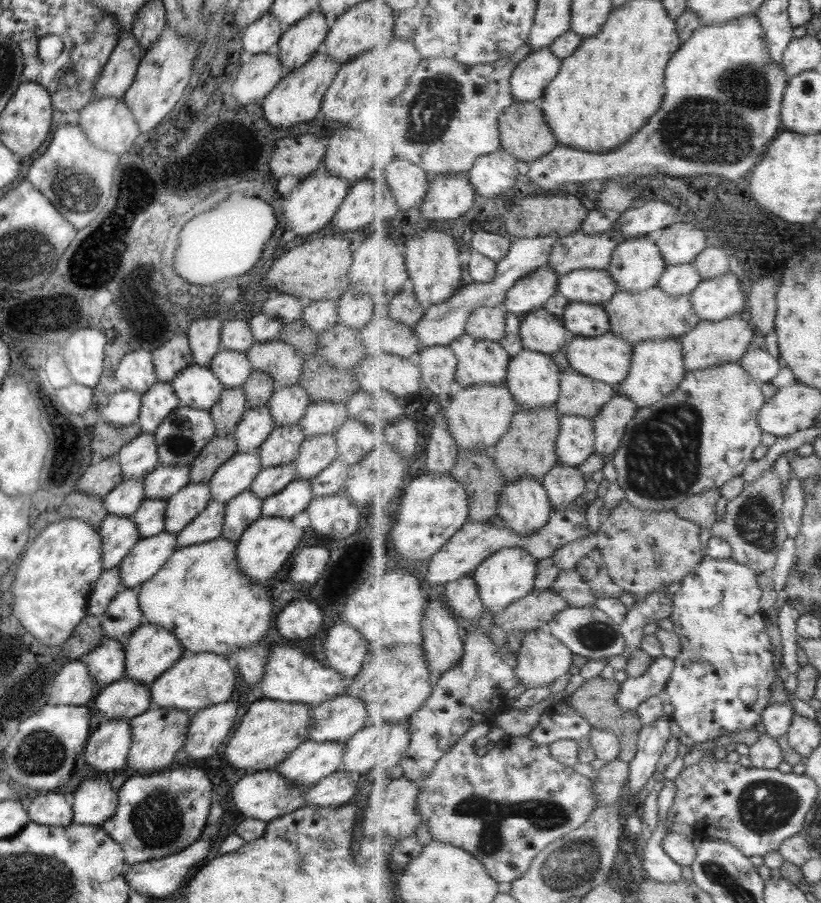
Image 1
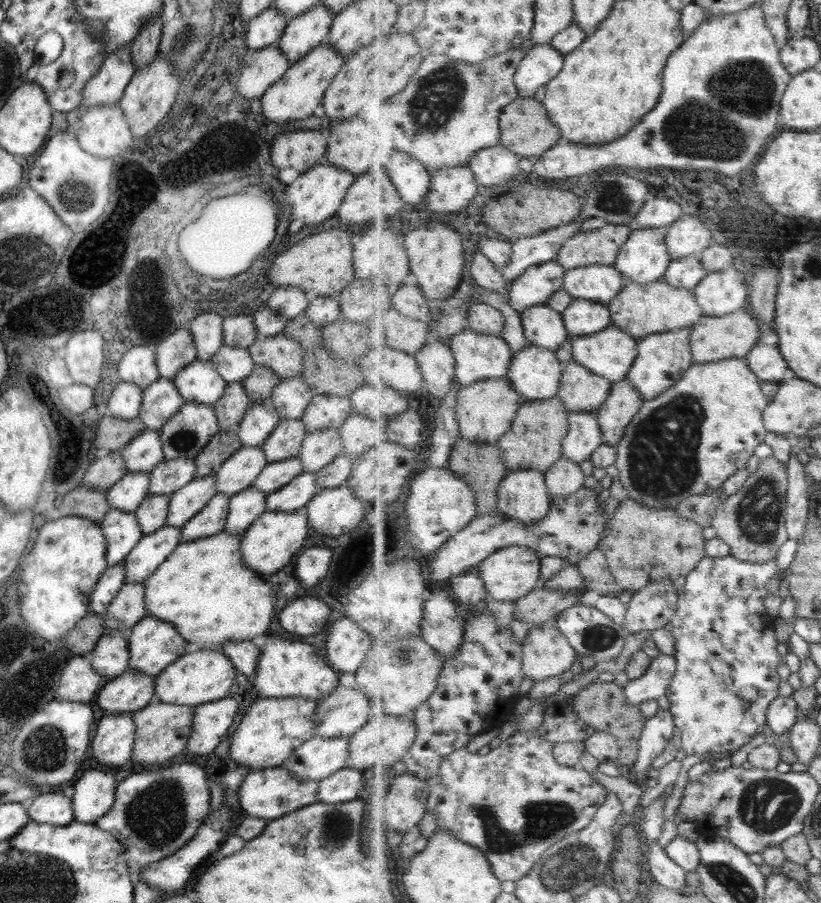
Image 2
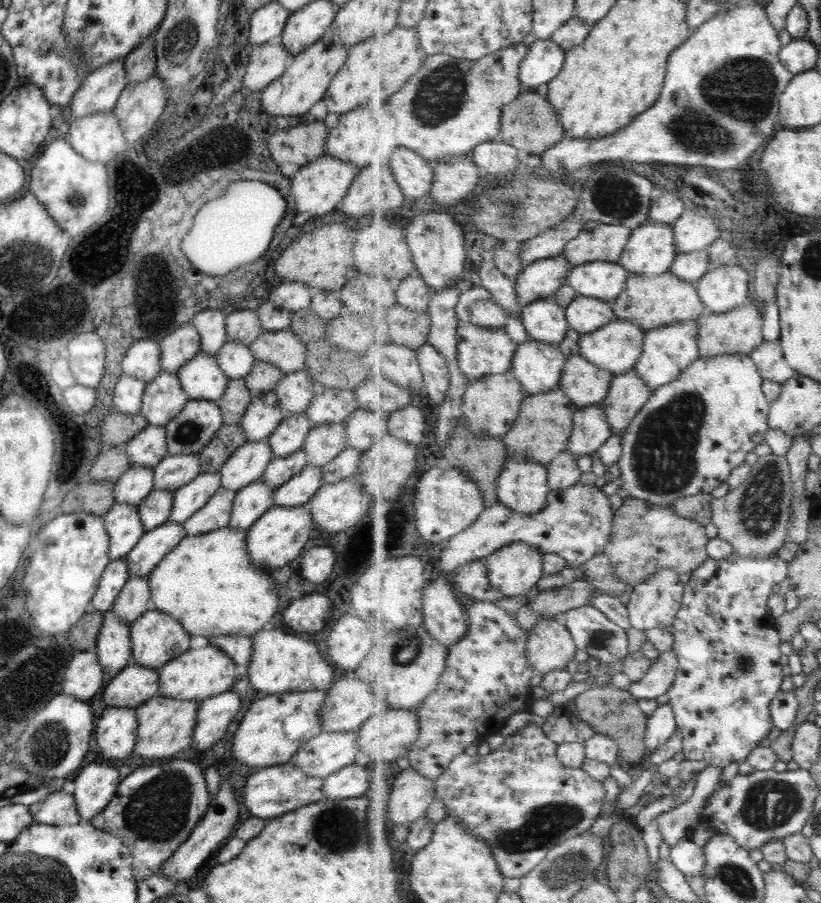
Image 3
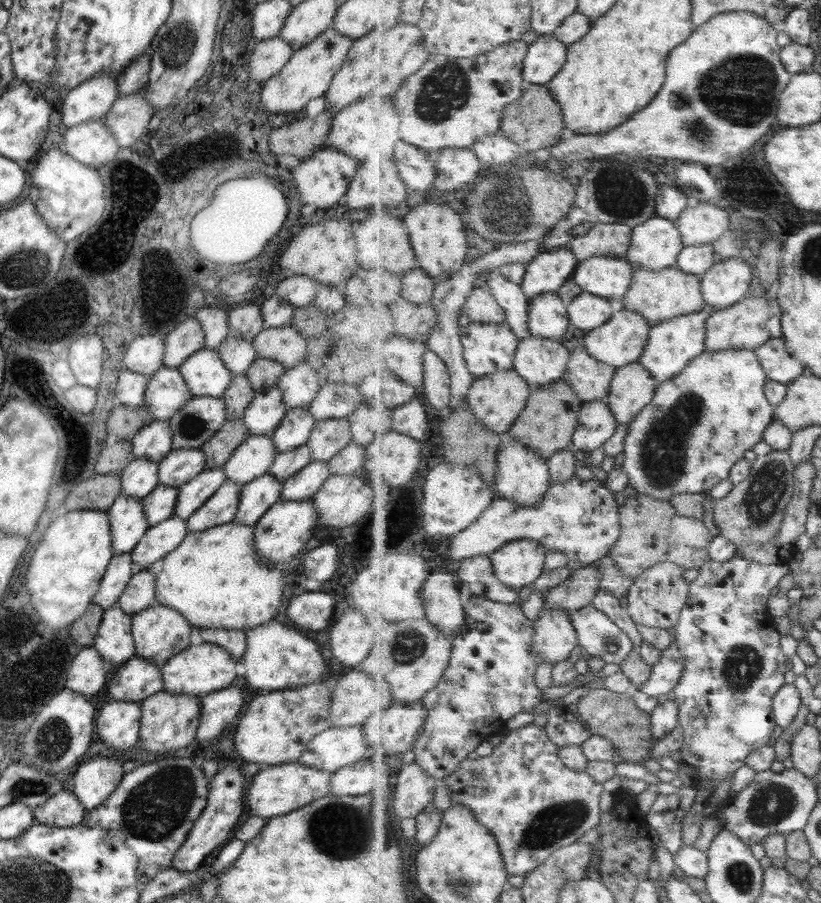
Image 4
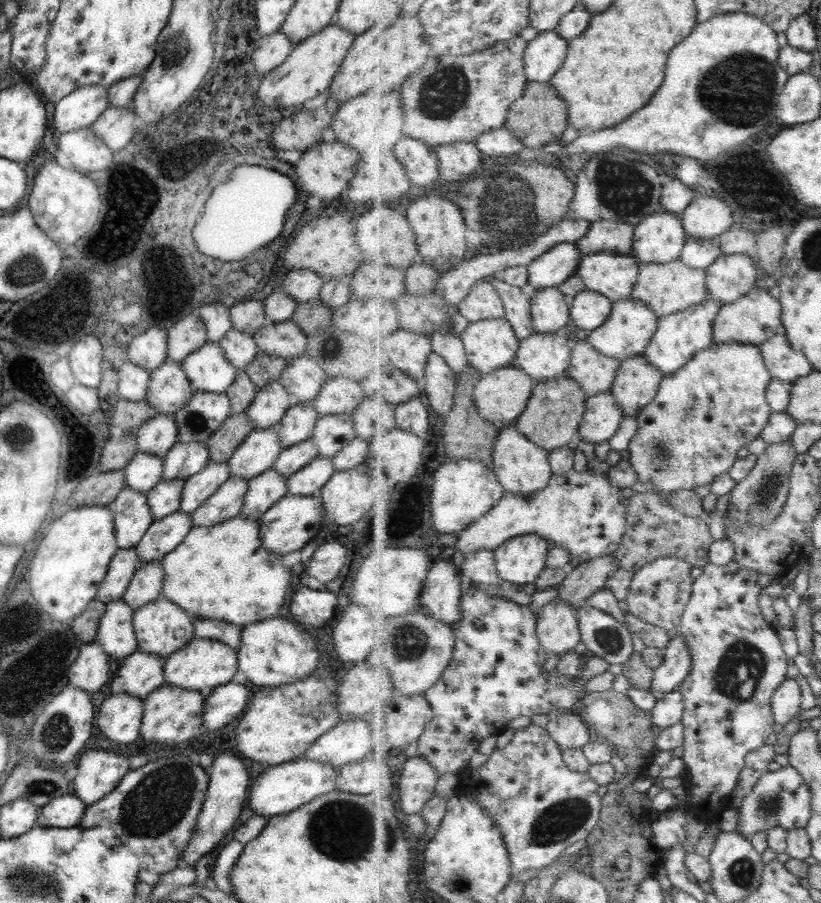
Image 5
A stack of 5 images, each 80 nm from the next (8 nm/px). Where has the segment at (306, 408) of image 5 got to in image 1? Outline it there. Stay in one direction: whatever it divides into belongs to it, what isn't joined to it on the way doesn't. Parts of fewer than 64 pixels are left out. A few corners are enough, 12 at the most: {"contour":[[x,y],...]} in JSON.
{"contour":[[275,426],[257,449],[260,468],[294,462],[301,427]]}

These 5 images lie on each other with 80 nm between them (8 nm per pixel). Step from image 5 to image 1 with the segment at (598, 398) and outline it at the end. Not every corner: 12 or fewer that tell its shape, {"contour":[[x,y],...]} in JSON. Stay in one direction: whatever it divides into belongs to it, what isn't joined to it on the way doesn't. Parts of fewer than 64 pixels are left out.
{"contour":[[560,415],[559,464],[581,467],[596,450],[591,419]]}

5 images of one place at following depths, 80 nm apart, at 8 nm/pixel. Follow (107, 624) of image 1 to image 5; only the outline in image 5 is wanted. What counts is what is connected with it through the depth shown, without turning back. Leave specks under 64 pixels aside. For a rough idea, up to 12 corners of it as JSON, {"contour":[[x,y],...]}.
{"contour":[[160,561],[139,565],[122,594],[134,611],[161,597]]}

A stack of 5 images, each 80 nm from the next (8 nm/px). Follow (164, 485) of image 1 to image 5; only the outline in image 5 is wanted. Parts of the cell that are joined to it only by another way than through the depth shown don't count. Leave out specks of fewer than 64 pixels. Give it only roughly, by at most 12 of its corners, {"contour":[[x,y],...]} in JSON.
{"contour":[[176,442],[160,479],[186,480],[209,463],[204,442]]}

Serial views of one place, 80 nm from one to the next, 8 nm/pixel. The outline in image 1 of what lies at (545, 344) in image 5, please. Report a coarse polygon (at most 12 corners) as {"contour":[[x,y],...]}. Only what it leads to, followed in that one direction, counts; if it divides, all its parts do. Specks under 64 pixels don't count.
{"contour":[[524,348],[505,382],[521,408],[559,400],[562,371],[550,355]]}

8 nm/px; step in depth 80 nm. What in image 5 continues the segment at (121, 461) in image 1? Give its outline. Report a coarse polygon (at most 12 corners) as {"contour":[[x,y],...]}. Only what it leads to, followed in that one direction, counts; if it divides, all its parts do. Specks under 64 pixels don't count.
{"contour":[[156,414],[135,431],[136,452],[163,459],[176,444],[173,414]]}

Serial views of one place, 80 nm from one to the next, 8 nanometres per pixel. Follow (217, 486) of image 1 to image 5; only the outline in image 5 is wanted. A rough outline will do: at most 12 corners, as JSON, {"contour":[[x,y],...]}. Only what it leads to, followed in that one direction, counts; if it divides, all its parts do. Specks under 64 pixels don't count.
{"contour":[[276,427],[254,428],[227,460],[247,480],[282,450]]}

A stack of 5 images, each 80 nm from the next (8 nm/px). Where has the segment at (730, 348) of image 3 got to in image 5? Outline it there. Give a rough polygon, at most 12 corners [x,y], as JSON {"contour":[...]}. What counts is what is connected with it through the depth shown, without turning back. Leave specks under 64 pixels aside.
{"contour":[[764,289],[722,305],[714,343],[759,346],[777,335],[782,304]]}

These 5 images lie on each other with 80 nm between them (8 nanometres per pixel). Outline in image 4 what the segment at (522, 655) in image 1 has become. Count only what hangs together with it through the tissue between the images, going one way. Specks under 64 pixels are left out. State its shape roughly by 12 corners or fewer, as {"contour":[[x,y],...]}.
{"contour":[[541,608],[534,649],[563,662],[580,646],[569,612]]}

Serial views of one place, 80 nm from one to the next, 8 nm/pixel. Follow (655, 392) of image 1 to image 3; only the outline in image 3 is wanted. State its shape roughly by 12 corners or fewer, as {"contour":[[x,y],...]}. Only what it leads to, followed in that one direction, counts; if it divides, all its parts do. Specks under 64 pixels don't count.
{"contour":[[698,319],[645,333],[638,375],[656,391],[701,356]]}

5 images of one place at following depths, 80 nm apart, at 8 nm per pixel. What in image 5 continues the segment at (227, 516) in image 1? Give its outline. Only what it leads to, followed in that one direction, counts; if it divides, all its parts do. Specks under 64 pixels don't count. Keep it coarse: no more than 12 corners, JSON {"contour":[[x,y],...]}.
{"contour":[[269,468],[248,480],[239,516],[257,520],[287,493]]}

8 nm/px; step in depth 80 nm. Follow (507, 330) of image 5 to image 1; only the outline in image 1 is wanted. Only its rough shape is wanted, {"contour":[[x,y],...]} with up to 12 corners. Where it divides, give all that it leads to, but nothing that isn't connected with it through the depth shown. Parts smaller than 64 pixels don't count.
{"contour":[[465,333],[450,346],[463,388],[501,384],[511,356],[500,342]]}

